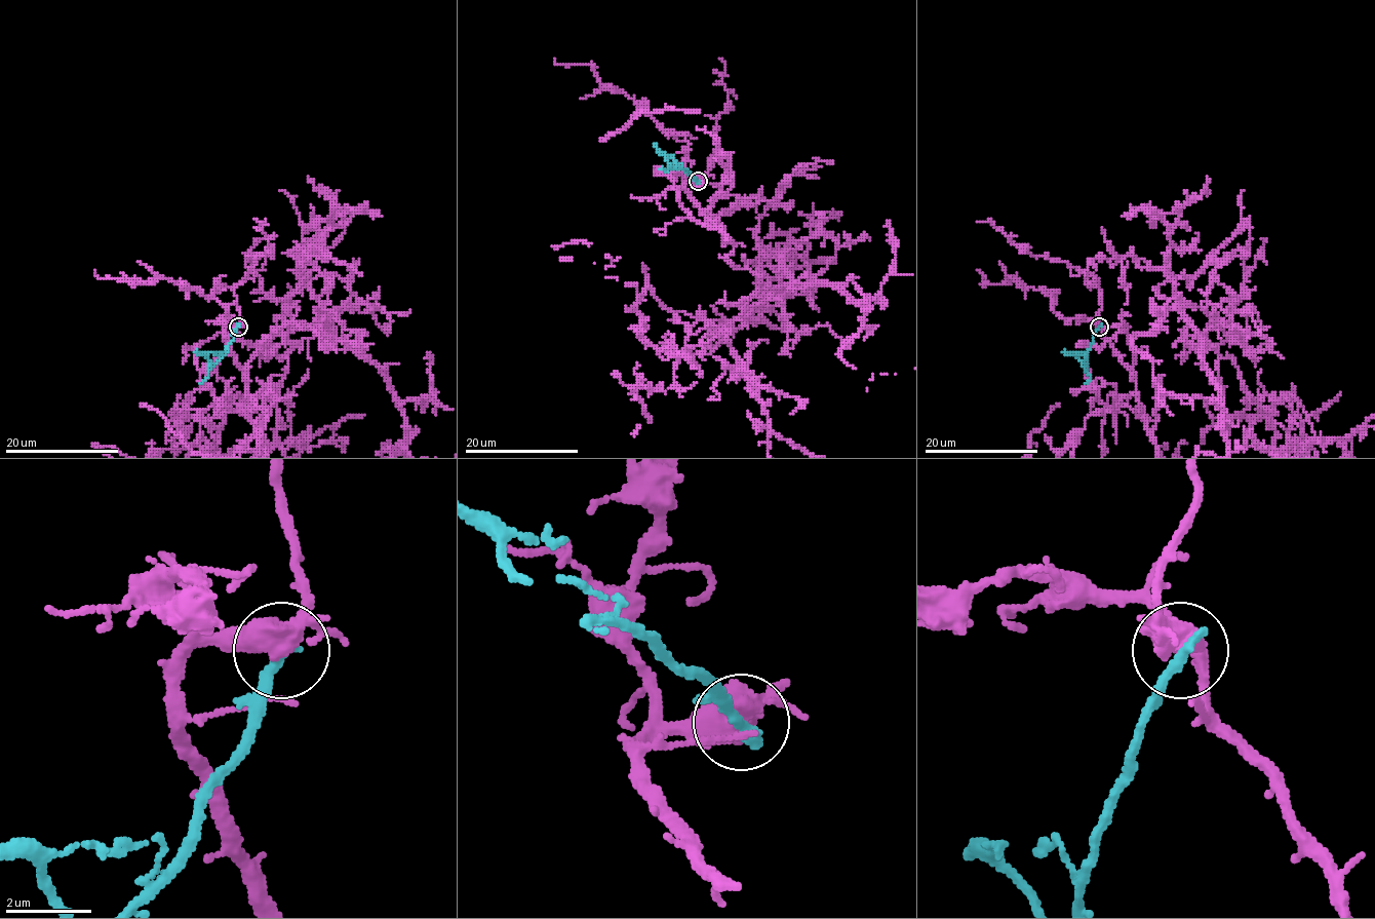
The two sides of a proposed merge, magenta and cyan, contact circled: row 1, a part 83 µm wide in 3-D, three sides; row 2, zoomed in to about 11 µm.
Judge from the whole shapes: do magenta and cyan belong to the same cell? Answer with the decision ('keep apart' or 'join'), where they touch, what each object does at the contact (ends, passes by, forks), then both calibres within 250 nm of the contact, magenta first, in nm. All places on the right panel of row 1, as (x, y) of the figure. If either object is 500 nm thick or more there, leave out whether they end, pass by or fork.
keep apart; place (1099, 327); calibres 550 and 320 nm

